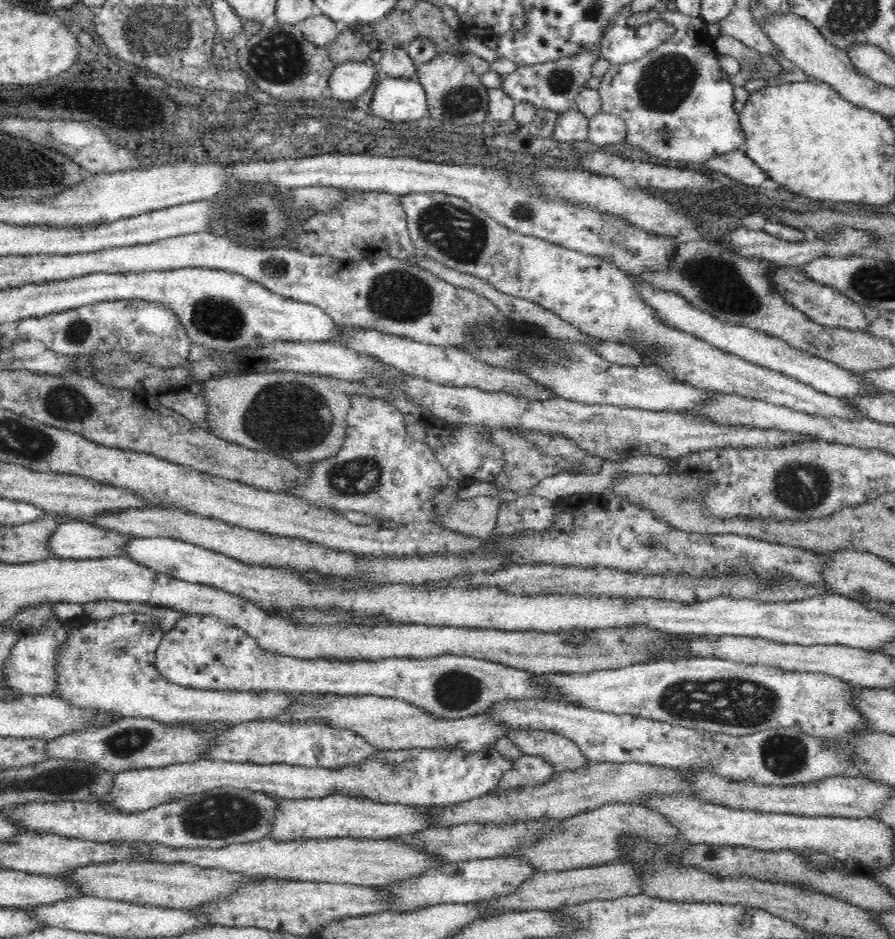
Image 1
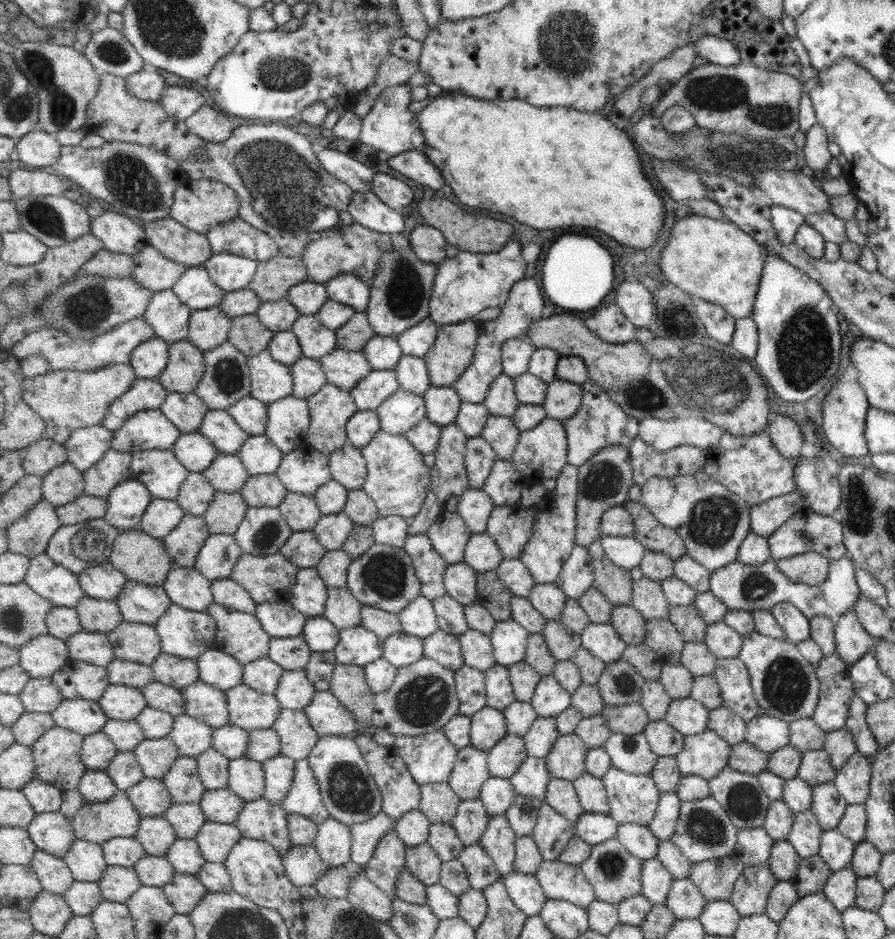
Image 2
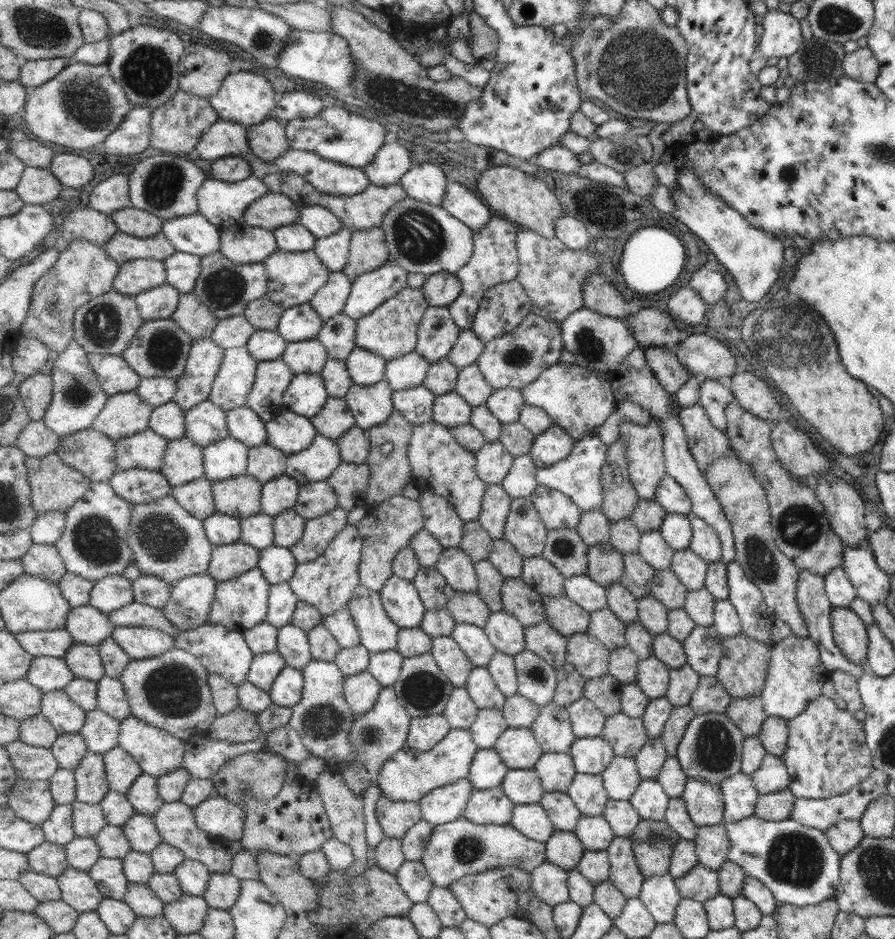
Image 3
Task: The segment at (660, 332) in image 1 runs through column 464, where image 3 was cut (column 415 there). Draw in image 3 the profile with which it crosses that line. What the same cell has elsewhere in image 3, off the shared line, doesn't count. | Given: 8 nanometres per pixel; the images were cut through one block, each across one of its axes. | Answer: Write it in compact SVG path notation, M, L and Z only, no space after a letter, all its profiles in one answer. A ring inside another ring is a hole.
M408 196L400 200L382 224L388 239L390 257L411 273L457 274L473 257L475 231L442 205L435 206Z

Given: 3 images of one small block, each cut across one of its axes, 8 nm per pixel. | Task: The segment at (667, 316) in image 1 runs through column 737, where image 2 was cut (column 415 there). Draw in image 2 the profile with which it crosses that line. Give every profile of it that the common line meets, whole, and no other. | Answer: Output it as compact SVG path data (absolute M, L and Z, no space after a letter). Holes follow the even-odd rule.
M429 316L423 319L419 324L412 326L407 331L403 331L397 339L400 341L402 352L407 356L425 355L432 350L439 336L440 327Z

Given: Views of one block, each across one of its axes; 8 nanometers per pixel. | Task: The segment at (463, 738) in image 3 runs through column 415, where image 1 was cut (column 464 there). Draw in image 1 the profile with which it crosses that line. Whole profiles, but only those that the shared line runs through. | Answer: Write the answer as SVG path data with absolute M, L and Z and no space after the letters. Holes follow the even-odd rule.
M493 747L472 752L464 749L400 749L378 750L375 759L362 767L346 767L342 771L291 764L229 763L198 759L166 767L142 768L114 773L112 785L104 796L97 798L104 811L135 814L184 797L214 788L228 787L264 794L275 799L307 799L327 797L333 791L342 794L363 793L382 804L413 807L445 807L480 798L494 790L500 779L512 770L514 760L508 760Z

